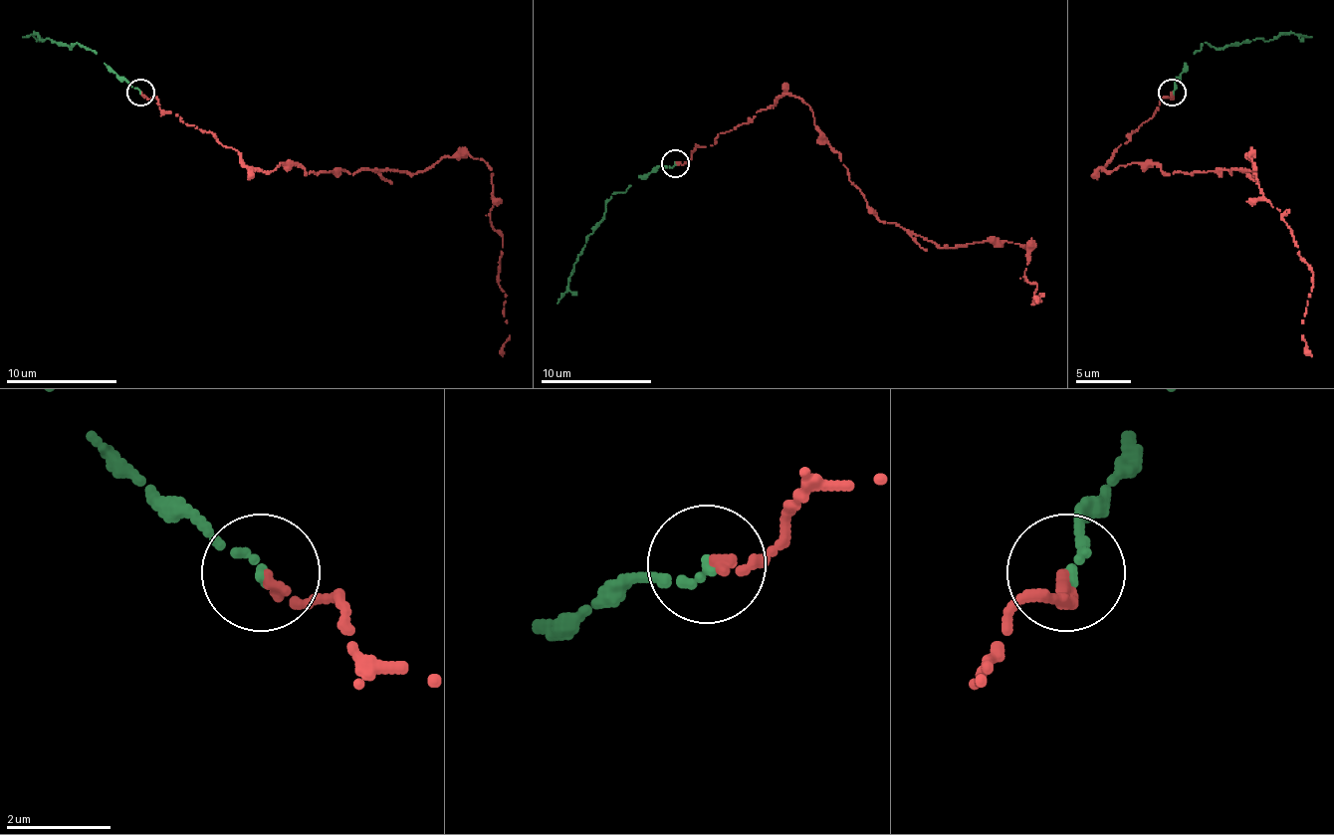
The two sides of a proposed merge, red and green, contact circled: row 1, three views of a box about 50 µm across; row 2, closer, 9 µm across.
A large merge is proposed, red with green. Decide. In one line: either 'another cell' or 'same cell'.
same cell

